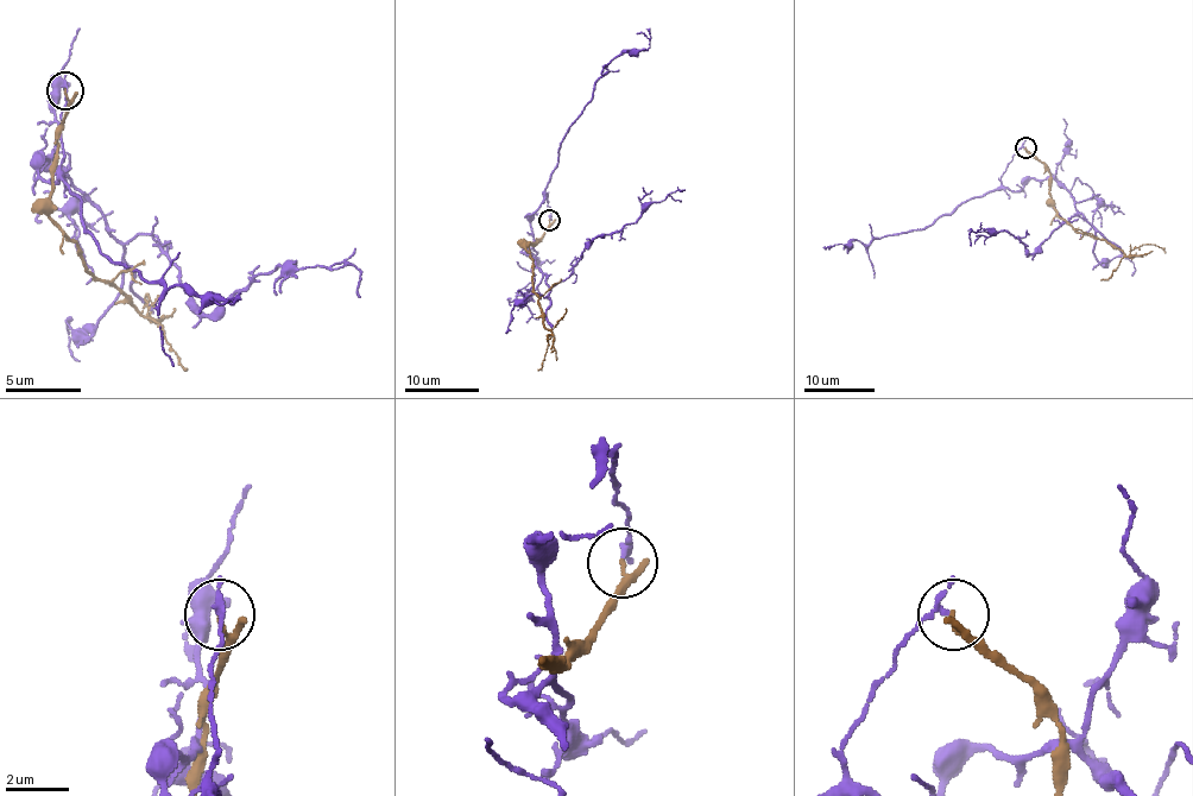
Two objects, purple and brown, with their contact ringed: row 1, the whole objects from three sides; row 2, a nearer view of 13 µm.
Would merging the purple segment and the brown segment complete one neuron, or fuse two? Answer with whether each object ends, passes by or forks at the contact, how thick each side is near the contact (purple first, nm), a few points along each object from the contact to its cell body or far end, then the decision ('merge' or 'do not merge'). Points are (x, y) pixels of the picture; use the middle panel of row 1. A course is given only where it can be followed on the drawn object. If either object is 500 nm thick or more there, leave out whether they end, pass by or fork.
purple passes by; brown passes by; calibres 140 and 70 nm; course purple (549, 220), (547, 194), (532, 212), (530, 254), (550, 286), (593, 240), (681, 191); course brown (549, 220), (548, 231), (536, 244), (525, 246), (534, 263), (531, 276), (542, 323), (551, 333), (538, 370); do not merge

